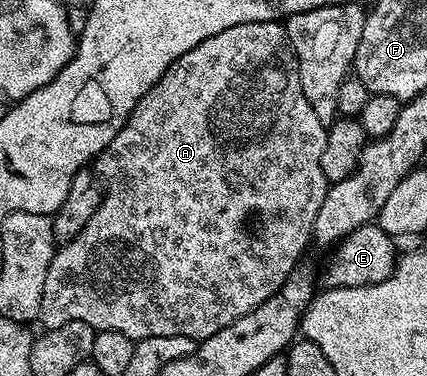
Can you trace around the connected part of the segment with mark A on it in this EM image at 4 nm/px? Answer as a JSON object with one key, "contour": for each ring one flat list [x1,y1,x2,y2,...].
{"contour":[[282,21,240,23,236,27,228,27,228,31,220,31,220,35,204,39,204,43,180,55,180,59,168,67,166,76,144,94,126,120,126,126,96,159,96,172,104,186,102,202,88,227,84,227,76,239,55,248,44,279,41,324,44,323,46,329,55,329,69,321,83,321,95,331,120,331,120,335,128,335,135,343,156,335,184,335,201,343,236,319,248,315,248,311,260,307,260,303,270,298,271,293,276,292,299,268,302,252,312,245,316,215,328,188,320,167,327,128,327,122,321,121,316,111,312,111,312,103,304,99,298,58,294,56,294,48,286,37,286,26]]}

